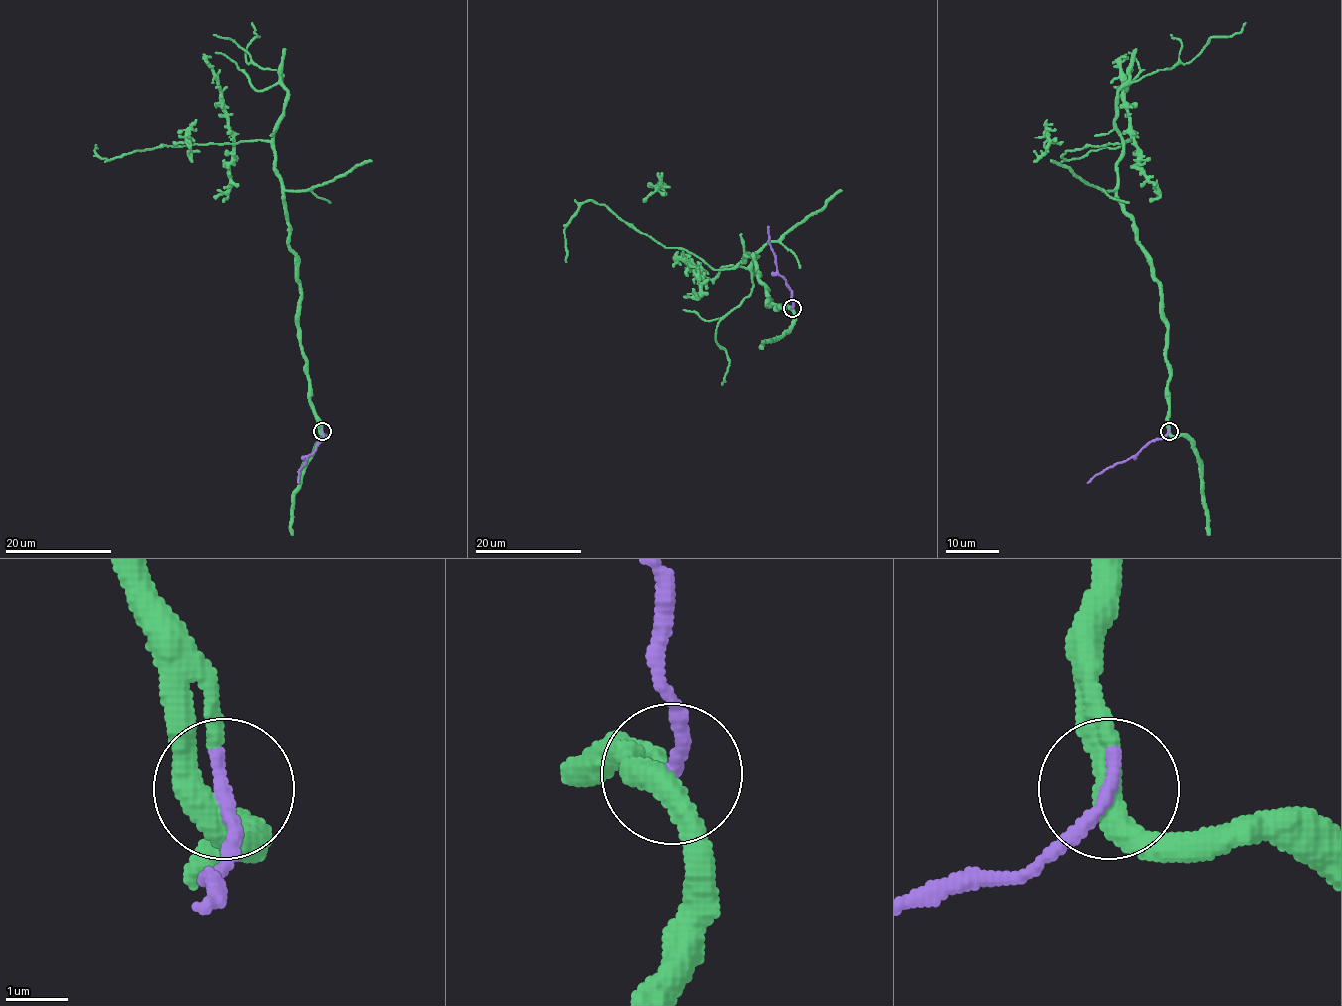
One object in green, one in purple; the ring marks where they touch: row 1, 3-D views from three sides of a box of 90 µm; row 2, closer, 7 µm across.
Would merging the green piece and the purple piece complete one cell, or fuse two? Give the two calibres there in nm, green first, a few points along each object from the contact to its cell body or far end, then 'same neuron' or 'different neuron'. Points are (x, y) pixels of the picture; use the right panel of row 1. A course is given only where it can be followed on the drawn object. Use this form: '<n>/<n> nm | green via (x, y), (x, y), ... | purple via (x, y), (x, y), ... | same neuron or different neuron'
420/280 nm | green via (1169, 432), (1161, 284), (1117, 196), (1117, 160), (1131, 141), (1061, 156), (1075, 160), (1123, 145) | purple via (1169, 432), (1161, 438), (1152, 440), (1133, 457), (1116, 462), (1087, 482) | same neuron

